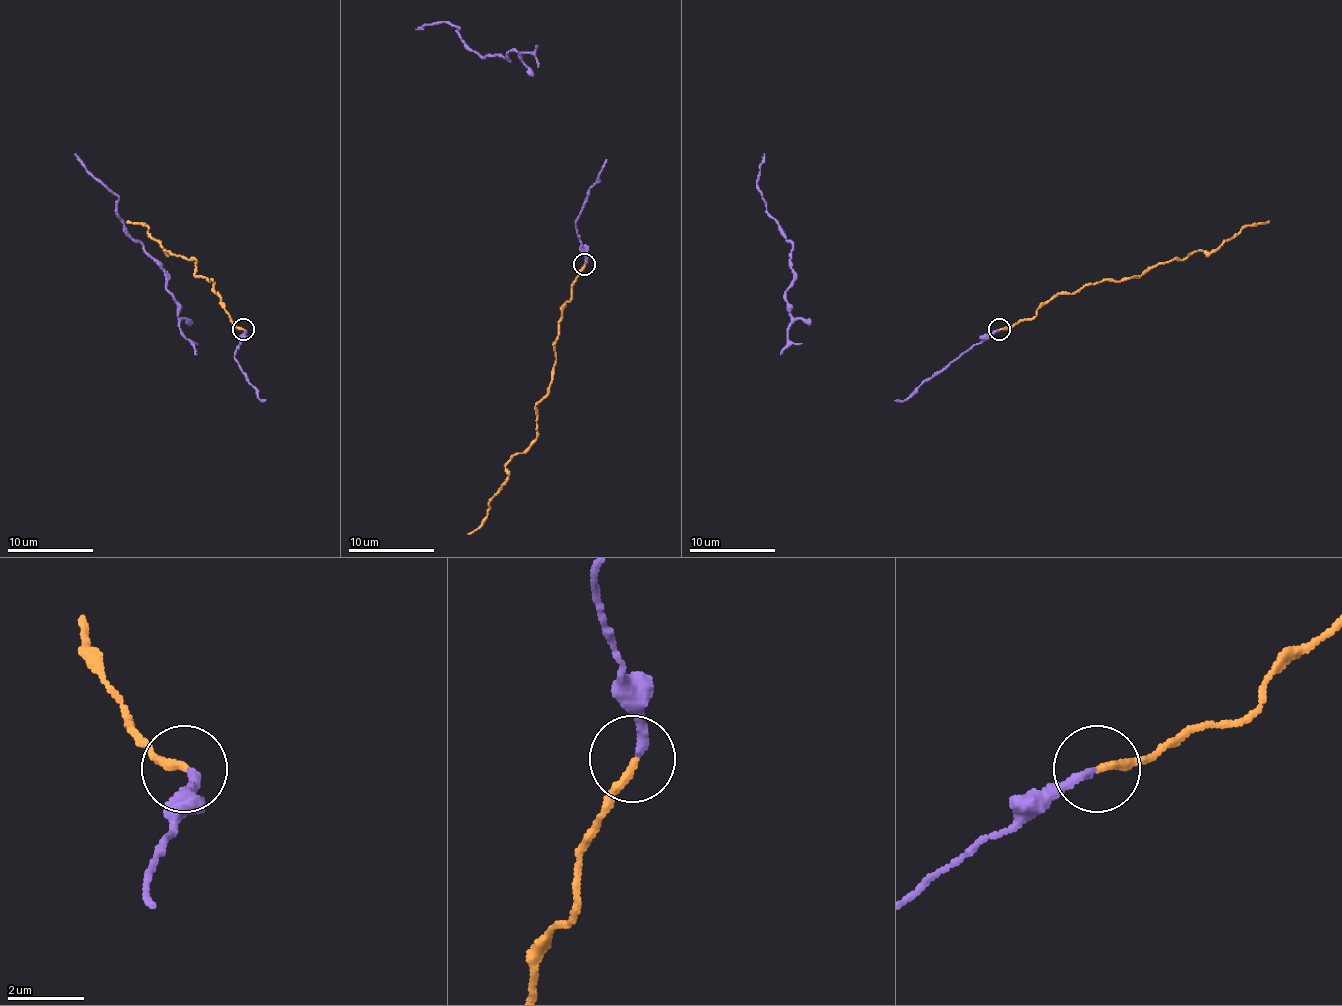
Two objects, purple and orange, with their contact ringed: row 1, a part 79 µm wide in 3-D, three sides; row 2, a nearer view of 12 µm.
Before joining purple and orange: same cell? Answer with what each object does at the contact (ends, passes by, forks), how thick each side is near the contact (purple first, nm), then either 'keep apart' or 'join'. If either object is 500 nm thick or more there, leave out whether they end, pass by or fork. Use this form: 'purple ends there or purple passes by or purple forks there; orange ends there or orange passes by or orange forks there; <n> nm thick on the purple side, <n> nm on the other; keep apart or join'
purple ends there; orange ends there; 220 nm thick on the purple side, 200 nm on the other; join

